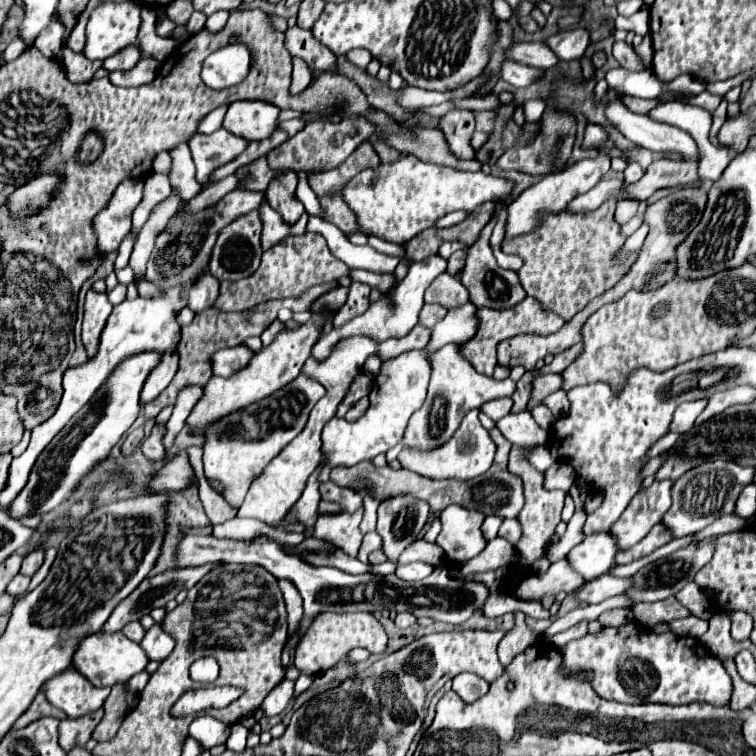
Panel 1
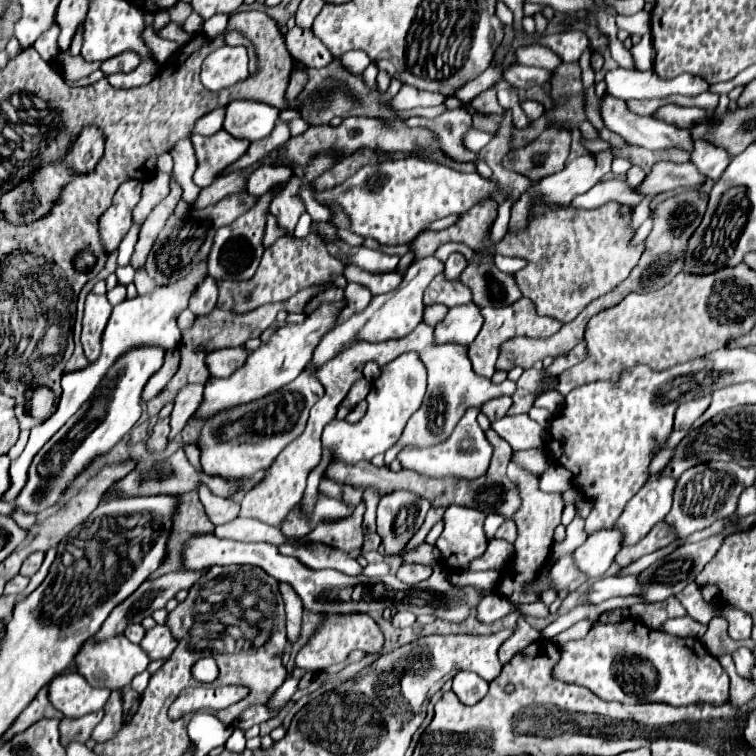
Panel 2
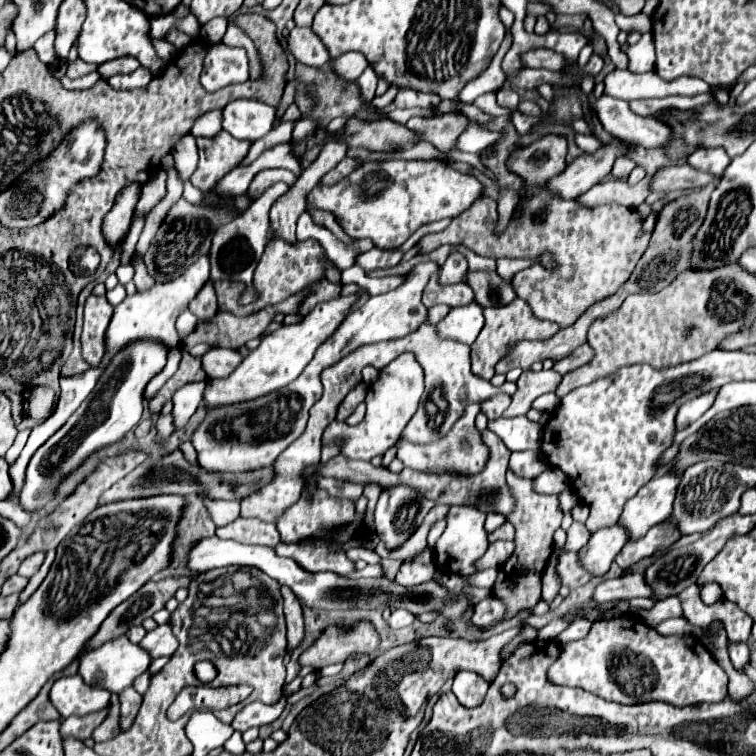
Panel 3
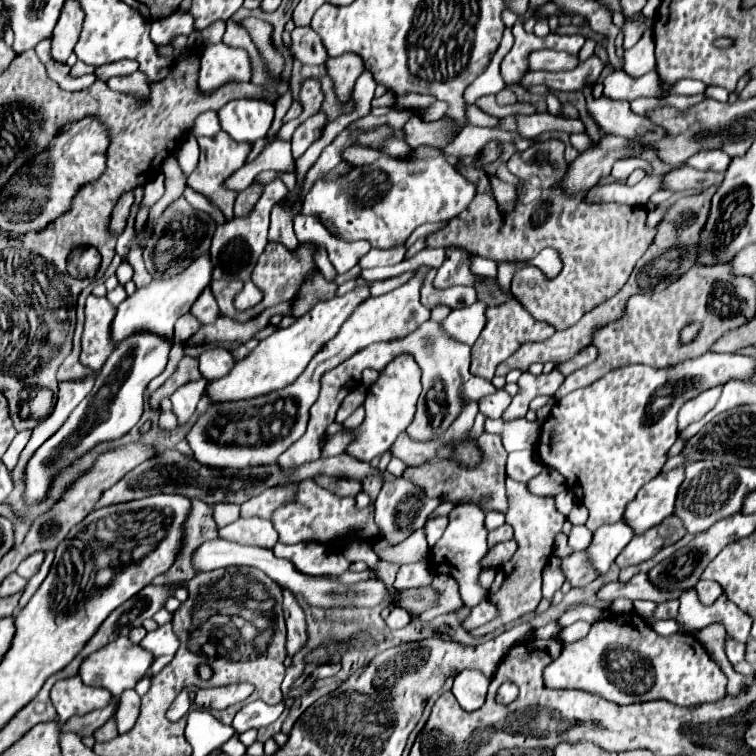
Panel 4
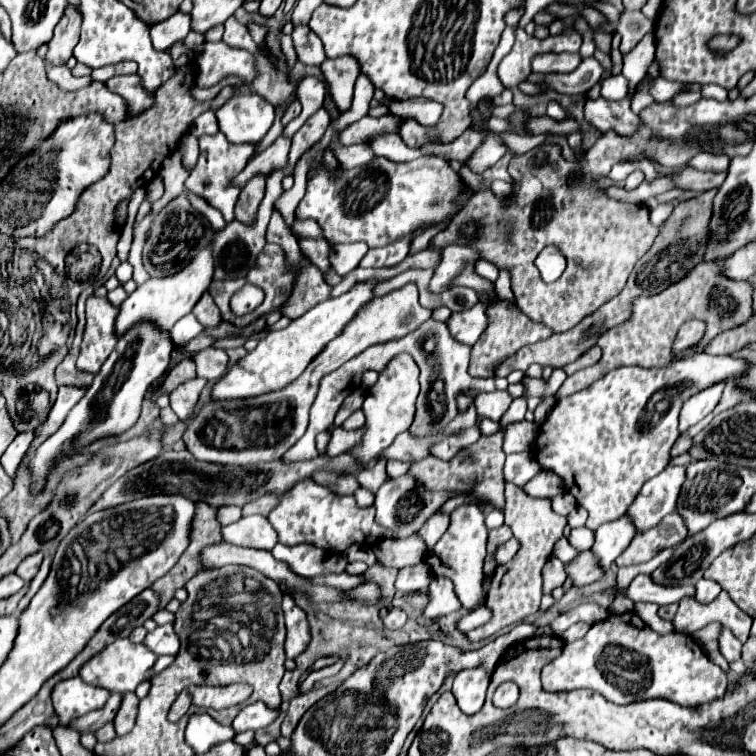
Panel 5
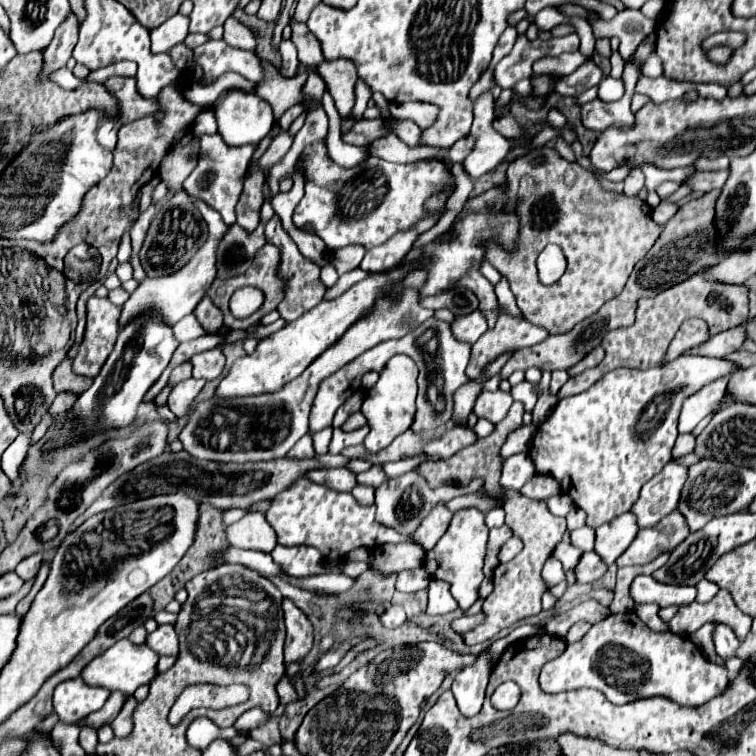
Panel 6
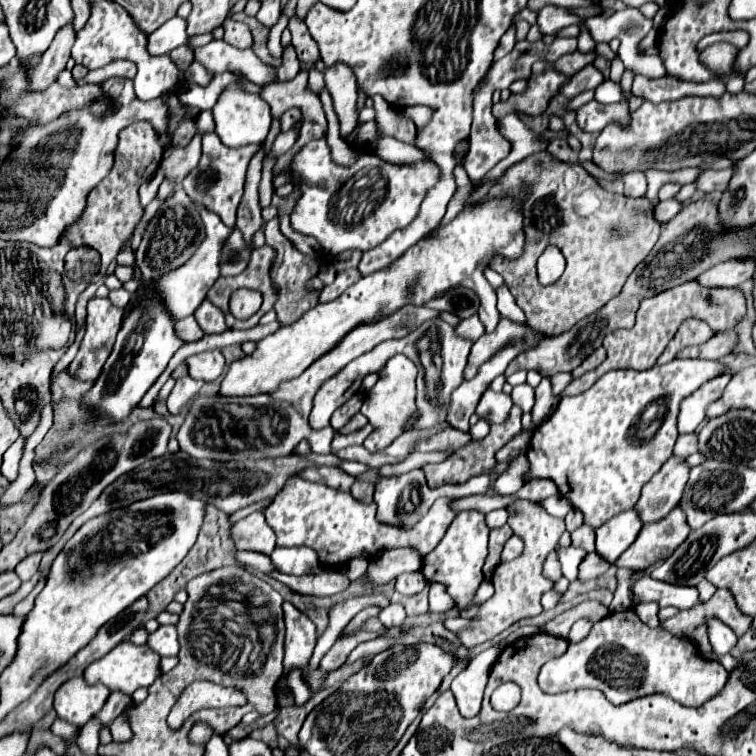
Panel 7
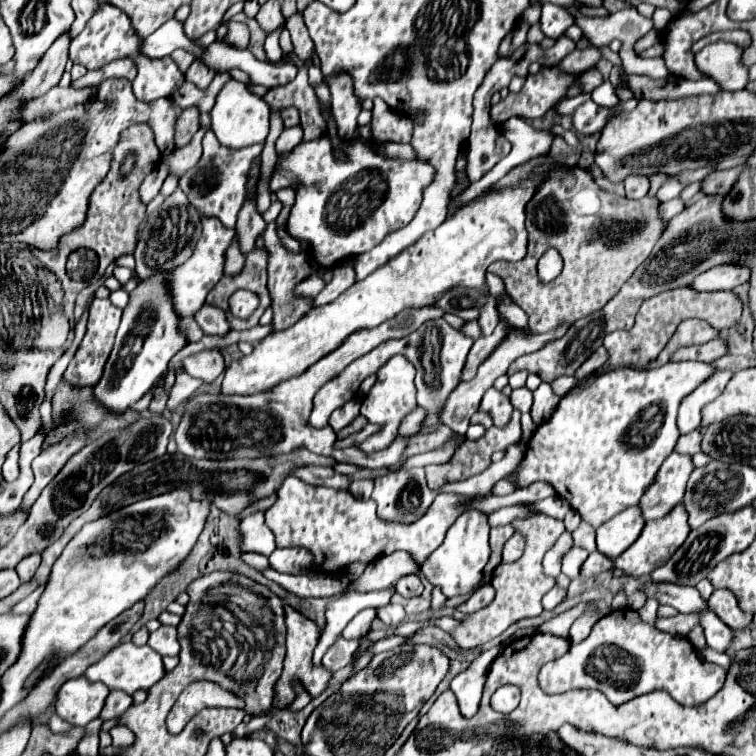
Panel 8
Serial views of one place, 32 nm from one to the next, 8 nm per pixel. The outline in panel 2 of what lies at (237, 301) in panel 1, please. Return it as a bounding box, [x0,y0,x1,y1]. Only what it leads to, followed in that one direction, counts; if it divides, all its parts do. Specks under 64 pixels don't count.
[218,234,346,312]

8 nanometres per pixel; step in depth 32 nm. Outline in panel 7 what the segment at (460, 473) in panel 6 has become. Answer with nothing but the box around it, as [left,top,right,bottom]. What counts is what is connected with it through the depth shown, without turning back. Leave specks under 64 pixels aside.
[424,404,522,488]

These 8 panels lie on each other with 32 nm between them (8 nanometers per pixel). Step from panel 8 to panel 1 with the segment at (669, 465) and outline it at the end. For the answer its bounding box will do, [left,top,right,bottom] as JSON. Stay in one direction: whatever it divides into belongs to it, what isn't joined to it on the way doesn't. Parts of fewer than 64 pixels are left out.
[610,480,670,550]

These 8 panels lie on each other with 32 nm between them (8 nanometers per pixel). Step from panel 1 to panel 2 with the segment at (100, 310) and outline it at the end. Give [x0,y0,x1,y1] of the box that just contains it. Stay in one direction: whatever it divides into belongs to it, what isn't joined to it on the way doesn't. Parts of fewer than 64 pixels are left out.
[82,292,112,362]

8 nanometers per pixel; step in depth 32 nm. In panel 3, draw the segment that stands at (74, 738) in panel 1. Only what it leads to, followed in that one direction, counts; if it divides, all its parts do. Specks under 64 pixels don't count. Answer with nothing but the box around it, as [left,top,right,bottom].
[60,710,106,740]

